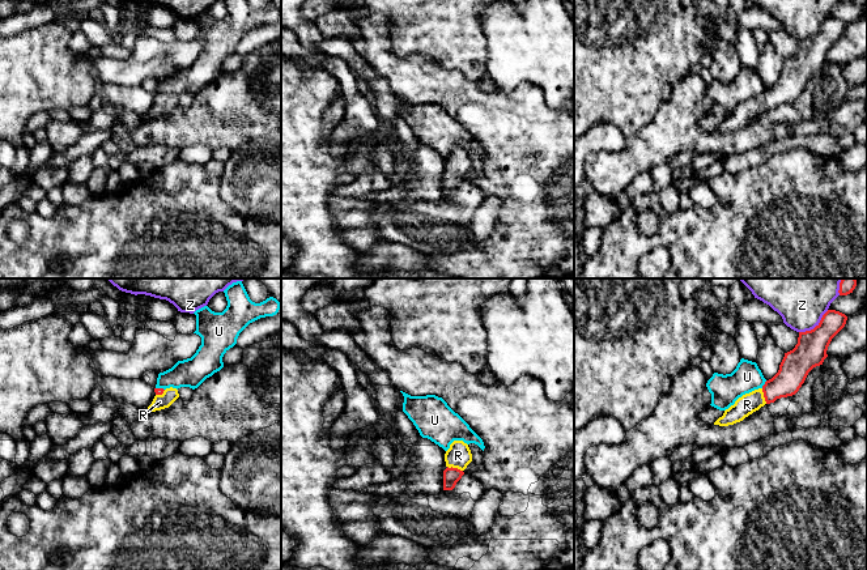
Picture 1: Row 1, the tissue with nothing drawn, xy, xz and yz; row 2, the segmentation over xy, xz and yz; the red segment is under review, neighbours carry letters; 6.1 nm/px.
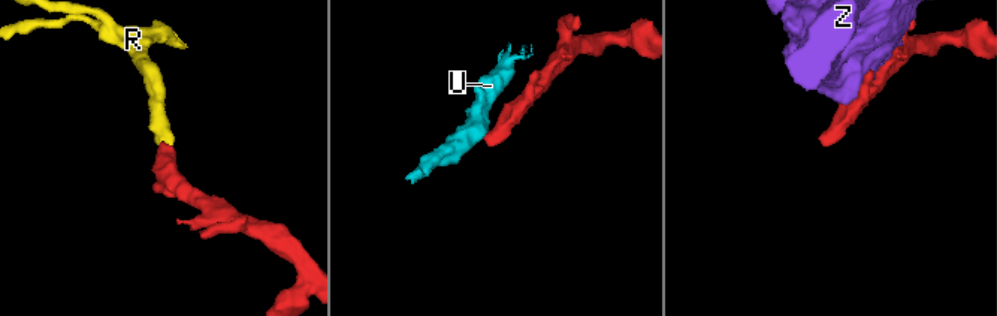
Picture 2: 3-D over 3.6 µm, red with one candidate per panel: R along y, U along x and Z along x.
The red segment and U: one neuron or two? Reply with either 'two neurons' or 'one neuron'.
two neurons

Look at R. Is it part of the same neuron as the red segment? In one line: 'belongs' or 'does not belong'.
belongs

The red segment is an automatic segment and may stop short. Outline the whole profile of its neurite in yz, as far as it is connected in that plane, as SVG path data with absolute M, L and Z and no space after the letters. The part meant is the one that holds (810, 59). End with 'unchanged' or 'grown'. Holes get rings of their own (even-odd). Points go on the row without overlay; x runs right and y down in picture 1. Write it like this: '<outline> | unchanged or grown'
M828 17L813 37L799 39L798 51L792 58L785 60L778 80L761 95L739 105L714 132L734 132L765 111L795 102L808 80L823 72L832 46L845 34L846 27L845 21Z | grown

